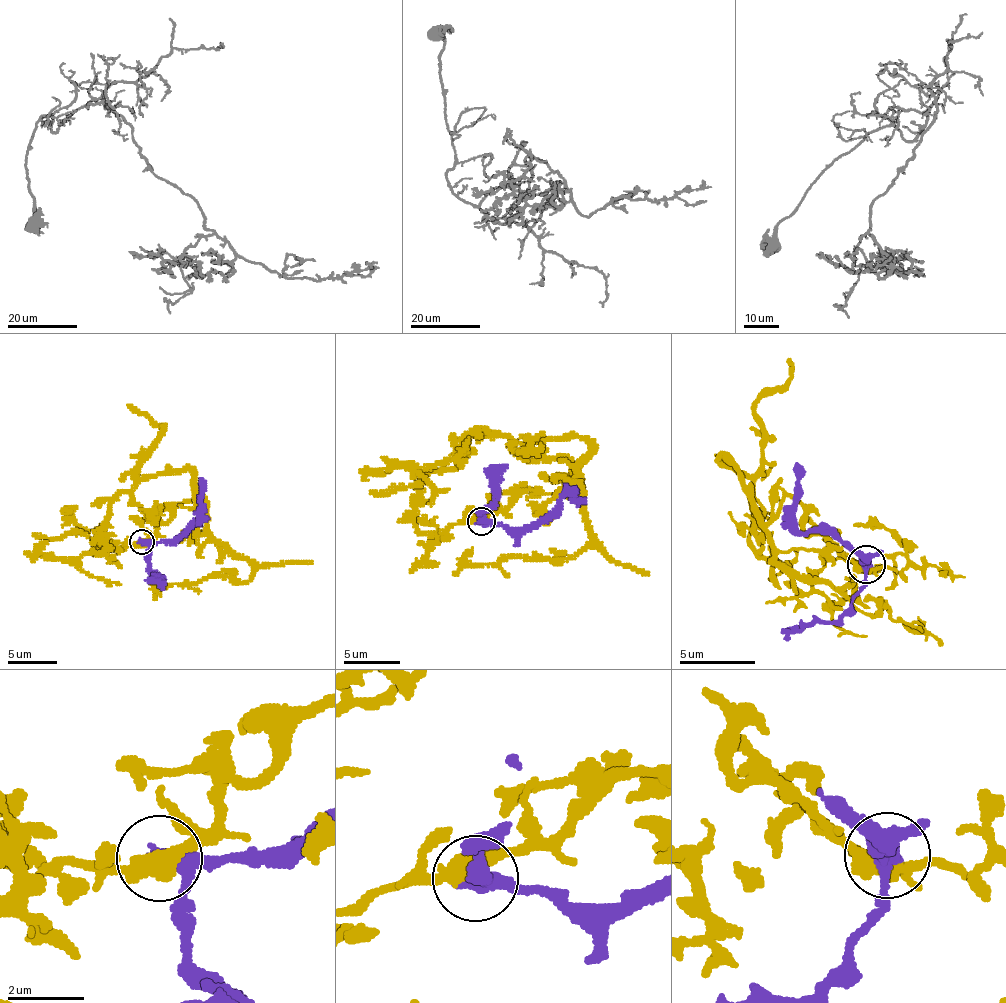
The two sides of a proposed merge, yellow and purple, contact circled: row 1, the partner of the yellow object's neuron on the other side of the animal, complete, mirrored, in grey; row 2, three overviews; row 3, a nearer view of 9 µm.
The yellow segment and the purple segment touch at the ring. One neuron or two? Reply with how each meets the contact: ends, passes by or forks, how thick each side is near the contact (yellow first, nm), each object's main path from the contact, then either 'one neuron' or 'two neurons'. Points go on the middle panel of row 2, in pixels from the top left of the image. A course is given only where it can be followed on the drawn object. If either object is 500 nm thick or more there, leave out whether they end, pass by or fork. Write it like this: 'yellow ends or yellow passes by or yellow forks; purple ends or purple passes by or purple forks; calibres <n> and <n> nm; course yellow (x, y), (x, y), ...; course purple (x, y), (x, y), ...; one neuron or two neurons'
yellow passes by; purple passes by; calibres 480 and 360 nm; course yellow (480, 520), (530, 490), (577, 493), (588, 445), (577, 437), (518, 443), (478, 429), (433, 472), (371, 491); course purple (480, 520), (529, 528), (565, 495), (584, 501); two neurons

